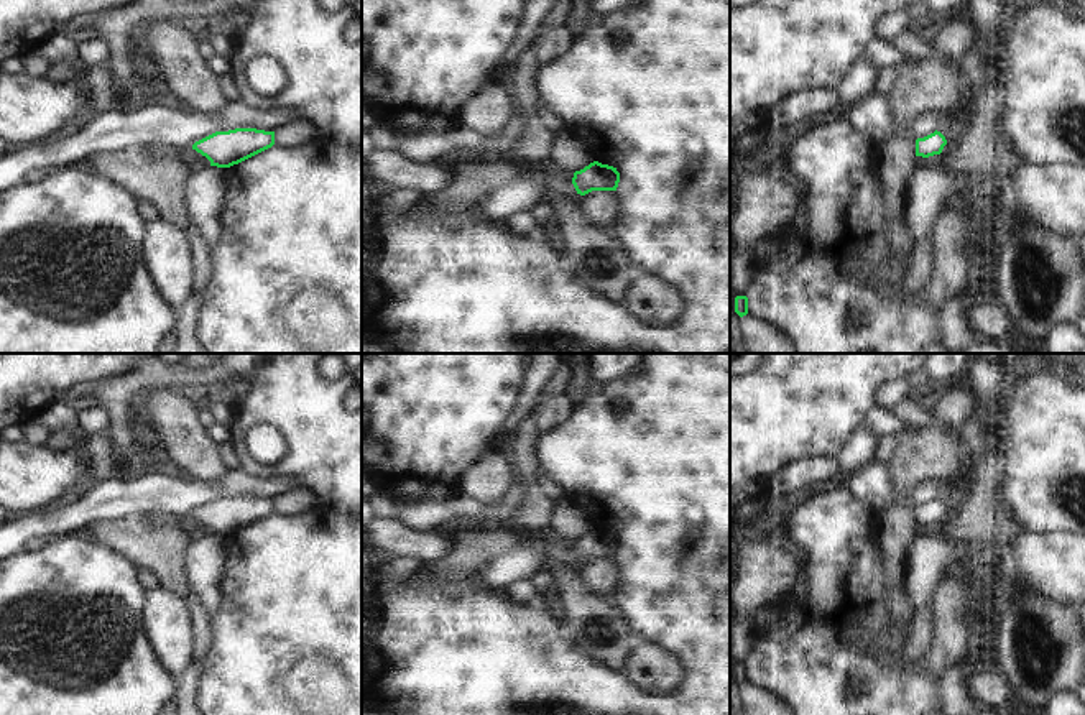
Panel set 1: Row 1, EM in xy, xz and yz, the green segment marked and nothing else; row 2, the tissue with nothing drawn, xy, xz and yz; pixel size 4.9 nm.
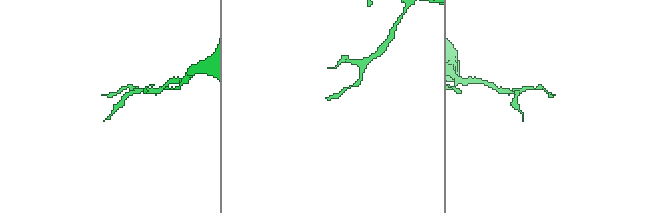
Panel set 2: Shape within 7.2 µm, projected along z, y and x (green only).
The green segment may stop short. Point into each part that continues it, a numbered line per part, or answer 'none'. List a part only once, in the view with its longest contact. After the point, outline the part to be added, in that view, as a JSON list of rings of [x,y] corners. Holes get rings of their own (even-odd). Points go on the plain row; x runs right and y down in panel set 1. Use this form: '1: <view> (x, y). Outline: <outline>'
1: xy (196, 530). Outline: [[[148,513],[143,518],[145,523],[151,526],[174,526],[174,524],[181,526],[189,534],[192,542],[210,534],[210,529],[192,516],[178,518],[168,513]]]

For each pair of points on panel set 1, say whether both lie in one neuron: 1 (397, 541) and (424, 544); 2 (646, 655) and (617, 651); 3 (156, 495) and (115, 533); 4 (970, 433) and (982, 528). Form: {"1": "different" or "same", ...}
{"1": "same", "2": "different", "3": "different", "4": "same"}

